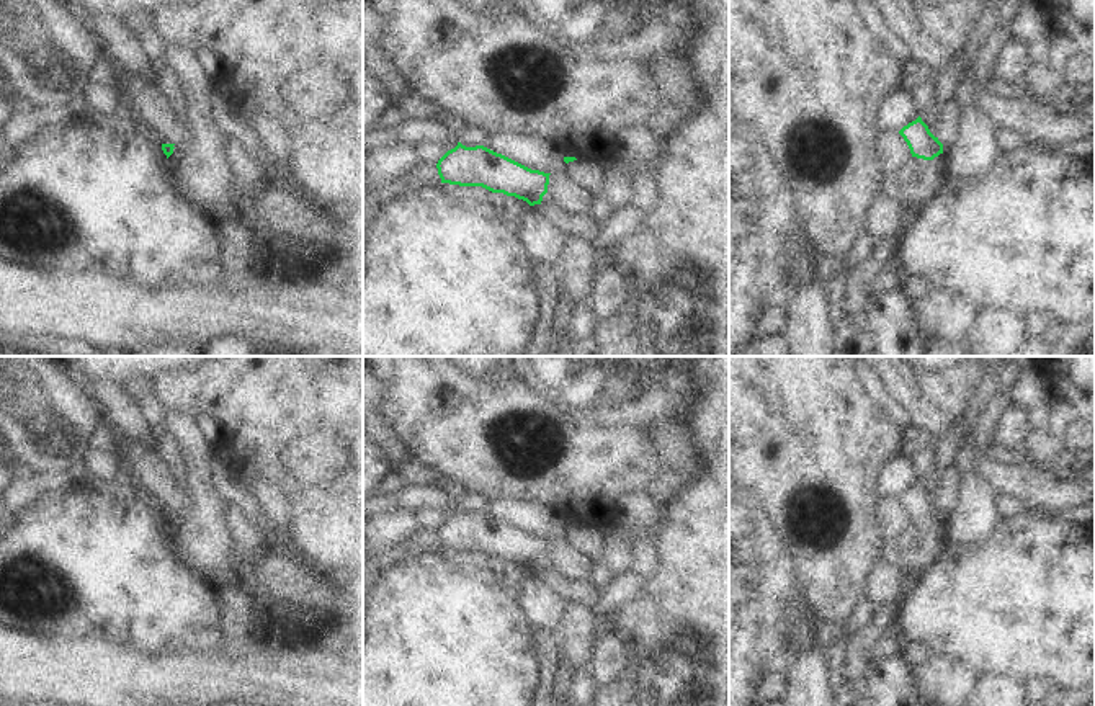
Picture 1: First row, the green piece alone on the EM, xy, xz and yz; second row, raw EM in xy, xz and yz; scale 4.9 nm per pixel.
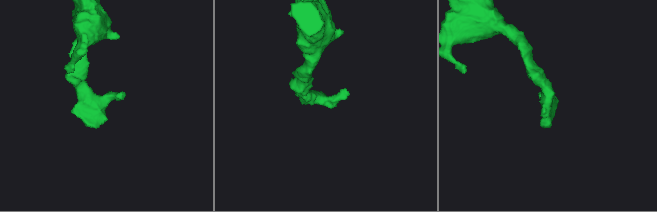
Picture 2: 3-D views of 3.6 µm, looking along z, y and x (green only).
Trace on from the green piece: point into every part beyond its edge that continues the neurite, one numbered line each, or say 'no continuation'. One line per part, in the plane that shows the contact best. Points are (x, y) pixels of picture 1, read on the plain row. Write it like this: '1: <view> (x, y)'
no continuation

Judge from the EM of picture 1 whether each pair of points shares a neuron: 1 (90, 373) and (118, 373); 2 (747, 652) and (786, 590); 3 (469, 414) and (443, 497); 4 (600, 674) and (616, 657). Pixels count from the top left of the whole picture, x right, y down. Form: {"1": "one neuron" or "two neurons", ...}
{"1": "one neuron", "2": "one neuron", "3": "two neurons", "4": "one neuron"}

